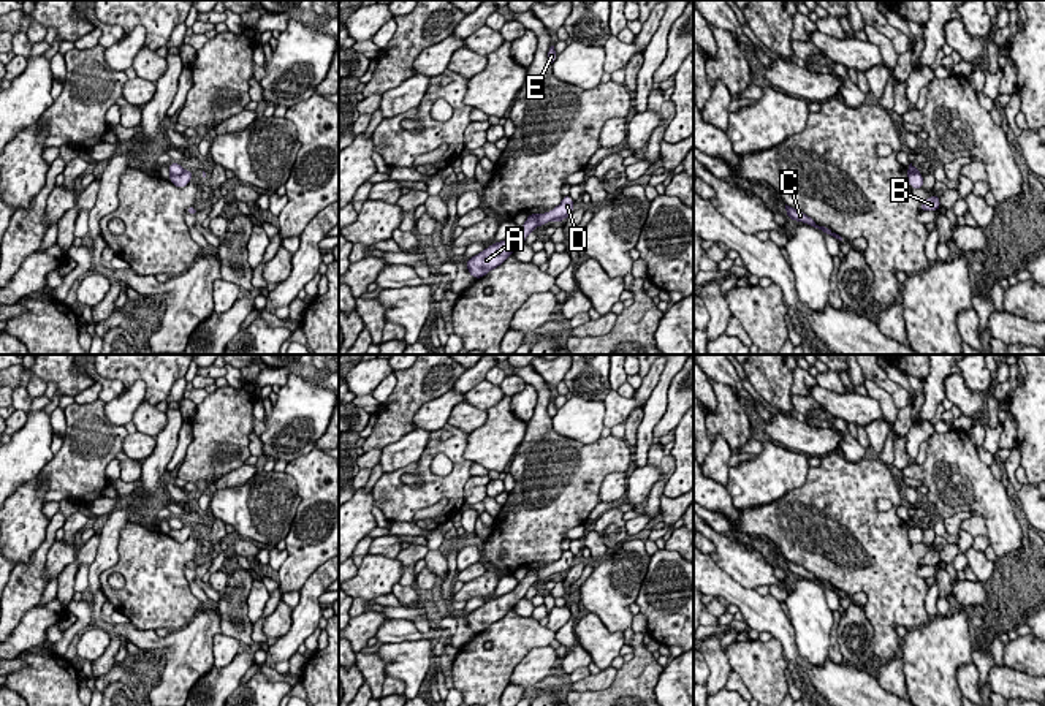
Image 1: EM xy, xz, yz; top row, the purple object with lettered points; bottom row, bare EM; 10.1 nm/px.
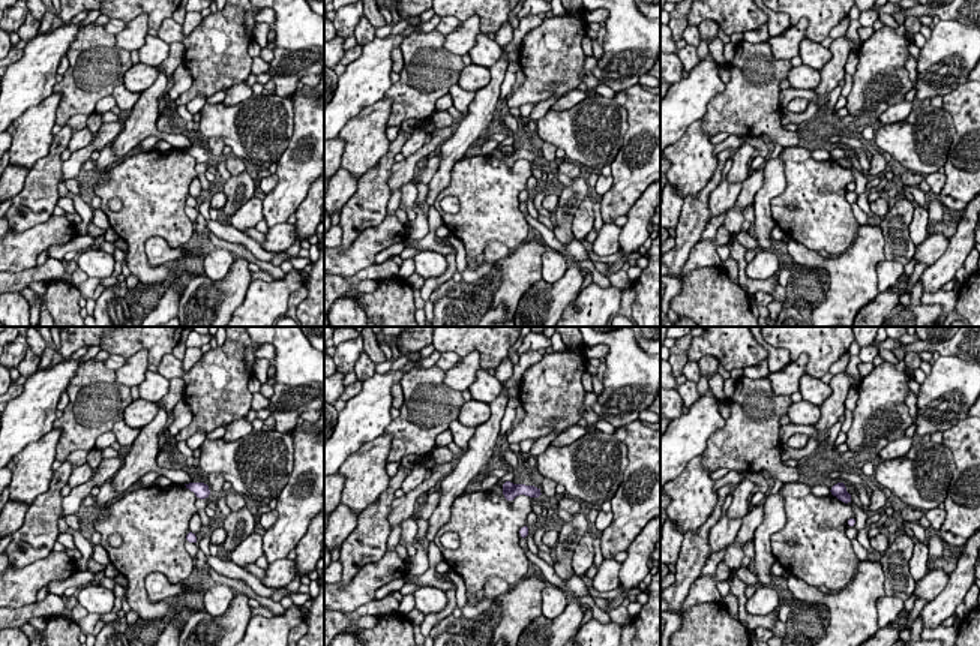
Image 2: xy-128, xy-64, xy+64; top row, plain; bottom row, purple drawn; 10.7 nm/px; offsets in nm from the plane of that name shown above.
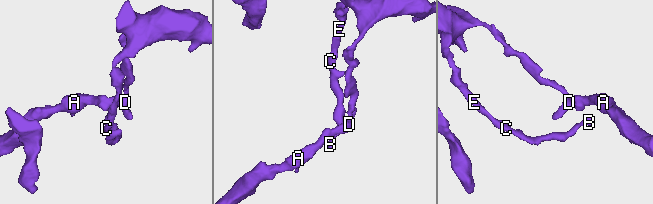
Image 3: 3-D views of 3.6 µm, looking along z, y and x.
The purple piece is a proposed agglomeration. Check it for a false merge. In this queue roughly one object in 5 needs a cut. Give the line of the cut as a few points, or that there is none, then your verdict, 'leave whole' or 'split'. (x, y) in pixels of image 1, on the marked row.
cut in xy along (184, 170), (171, 176); split

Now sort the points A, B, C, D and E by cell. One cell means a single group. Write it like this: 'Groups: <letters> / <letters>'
Groups: A / B C D E

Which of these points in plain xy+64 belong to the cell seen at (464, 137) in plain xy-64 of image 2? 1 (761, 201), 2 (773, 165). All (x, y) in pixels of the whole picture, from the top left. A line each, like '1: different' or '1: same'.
1: same
2: same

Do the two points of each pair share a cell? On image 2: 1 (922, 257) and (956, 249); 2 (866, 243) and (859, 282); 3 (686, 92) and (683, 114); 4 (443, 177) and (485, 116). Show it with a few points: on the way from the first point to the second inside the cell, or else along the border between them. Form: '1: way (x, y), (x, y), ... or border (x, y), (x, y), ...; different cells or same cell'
1: border (950, 239), (946, 251), (929, 266); different cells
2: way (865, 252), (859, 263), (859, 273); same cell
3: way (688, 98), (683, 108); same cell
4: way (447, 162), (450, 152), (470, 131); same cell

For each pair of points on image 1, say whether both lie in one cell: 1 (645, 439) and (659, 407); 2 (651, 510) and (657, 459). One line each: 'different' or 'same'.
1: same
2: same

